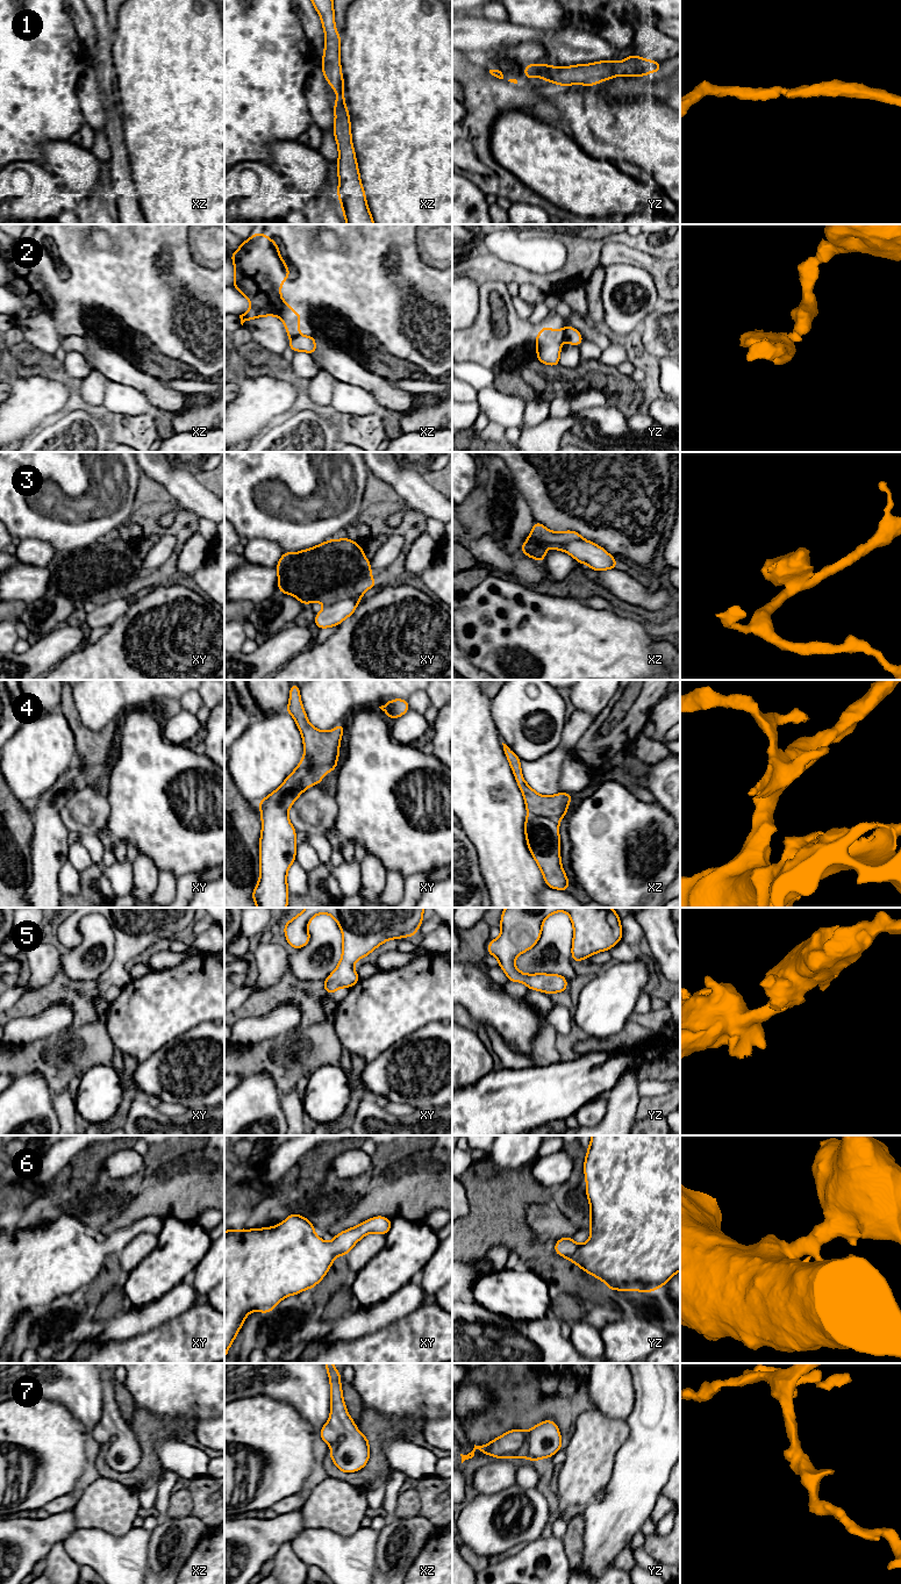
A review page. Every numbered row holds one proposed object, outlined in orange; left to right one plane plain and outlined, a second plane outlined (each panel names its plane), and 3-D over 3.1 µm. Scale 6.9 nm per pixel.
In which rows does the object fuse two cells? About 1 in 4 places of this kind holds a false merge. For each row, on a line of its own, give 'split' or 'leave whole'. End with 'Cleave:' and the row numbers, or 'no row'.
1: leave whole
2: split
3: split
4: leave whole
5: leave whole
6: leave whole
7: leave whole
Cleave: 2, 3

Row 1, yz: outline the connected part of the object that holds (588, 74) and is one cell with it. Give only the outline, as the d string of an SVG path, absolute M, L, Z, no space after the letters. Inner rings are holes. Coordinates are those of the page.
M630 55L624 60L612 62L610 59L592 64L579 64L572 66L556 67L548 64L528 64L524 66L524 78L532 79L535 76L548 83L562 86L580 84L594 86L601 81L618 76L641 76L662 71L662 63L644 59L637 55Z

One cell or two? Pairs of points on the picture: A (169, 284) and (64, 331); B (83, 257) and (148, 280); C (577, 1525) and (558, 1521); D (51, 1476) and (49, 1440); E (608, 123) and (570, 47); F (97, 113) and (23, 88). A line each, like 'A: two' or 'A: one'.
A: one
B: one
C: two
D: one
E: two
F: two

